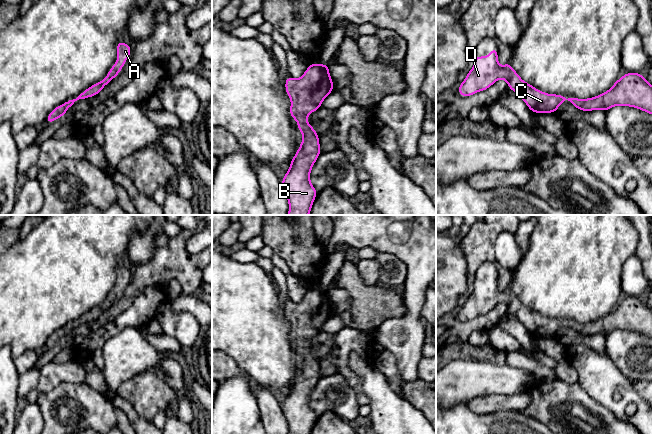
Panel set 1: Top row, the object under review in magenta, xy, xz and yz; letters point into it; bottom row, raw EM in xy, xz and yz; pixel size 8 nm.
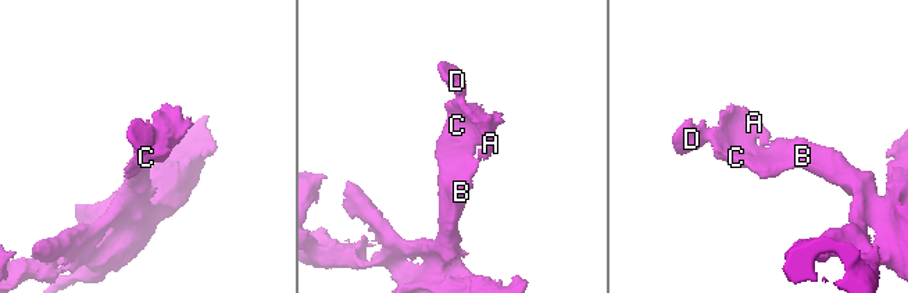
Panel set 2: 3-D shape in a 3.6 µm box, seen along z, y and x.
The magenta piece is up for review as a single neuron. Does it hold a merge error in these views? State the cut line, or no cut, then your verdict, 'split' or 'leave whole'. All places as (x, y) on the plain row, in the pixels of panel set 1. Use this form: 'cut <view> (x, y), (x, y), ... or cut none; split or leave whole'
cut none; leave whole

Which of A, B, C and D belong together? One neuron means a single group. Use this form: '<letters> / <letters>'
A B C D

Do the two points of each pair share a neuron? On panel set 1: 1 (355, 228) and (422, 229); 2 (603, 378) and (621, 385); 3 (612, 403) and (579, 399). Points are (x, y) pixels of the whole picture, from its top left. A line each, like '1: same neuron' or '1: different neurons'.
1: same neuron
2: same neuron
3: different neurons

